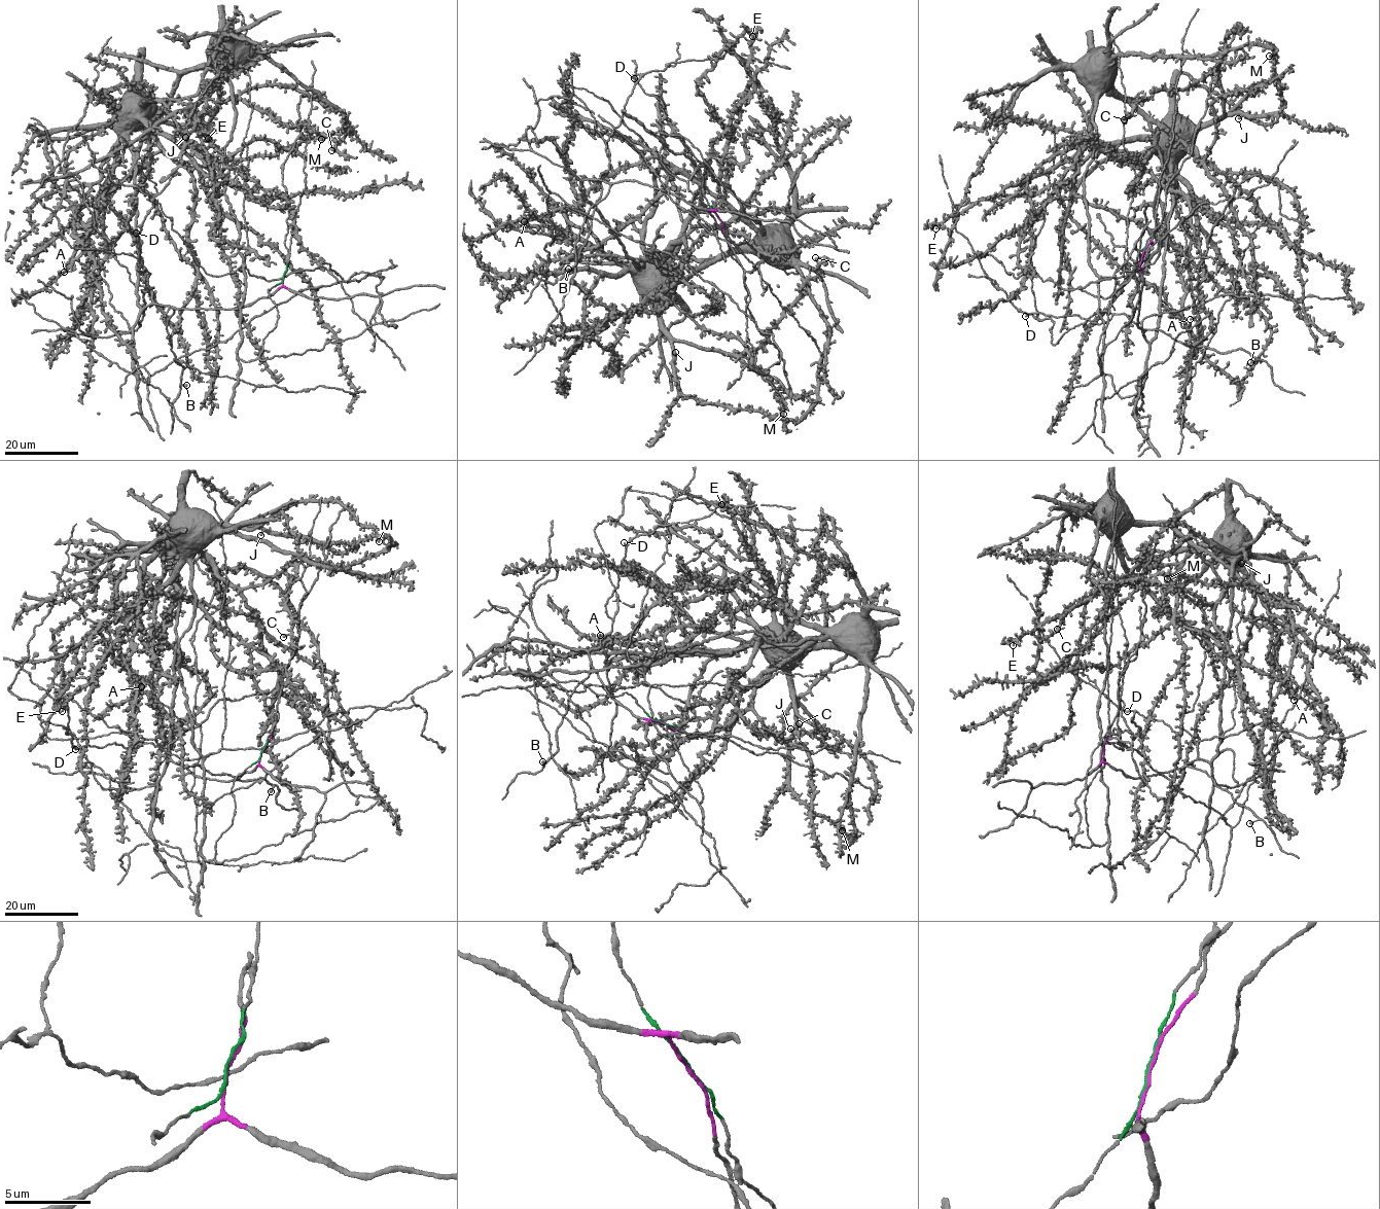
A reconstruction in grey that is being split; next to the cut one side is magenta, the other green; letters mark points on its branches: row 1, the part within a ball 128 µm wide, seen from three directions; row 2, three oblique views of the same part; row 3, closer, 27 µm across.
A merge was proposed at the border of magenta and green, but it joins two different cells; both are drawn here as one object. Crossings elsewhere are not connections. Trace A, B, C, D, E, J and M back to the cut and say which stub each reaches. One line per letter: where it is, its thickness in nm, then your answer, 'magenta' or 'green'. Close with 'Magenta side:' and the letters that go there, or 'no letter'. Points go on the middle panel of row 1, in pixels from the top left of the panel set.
A: at (524, 221); 280 nm thick; green
B: at (568, 269); 440 nm thick; magenta
C: at (815, 257); 400 nm thick; magenta
D: at (634, 78); 170 nm thick; magenta
E: at (752, 36); 140 nm thick; green
J: at (675, 352); 400 nm thick; magenta
M: at (783, 414); 240 nm thick; magenta
Magenta side: B, C, D, J, M

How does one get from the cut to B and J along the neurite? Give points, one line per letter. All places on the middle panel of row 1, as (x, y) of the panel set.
B: (718, 217), (666, 190), (621, 181), (588, 210), (574, 244), (574, 265), (563, 275), (568, 268)
J: (718, 217), (743, 270), (746, 306), (779, 350), (792, 395), (724, 353), (684, 341), (672, 343), (674, 351)

